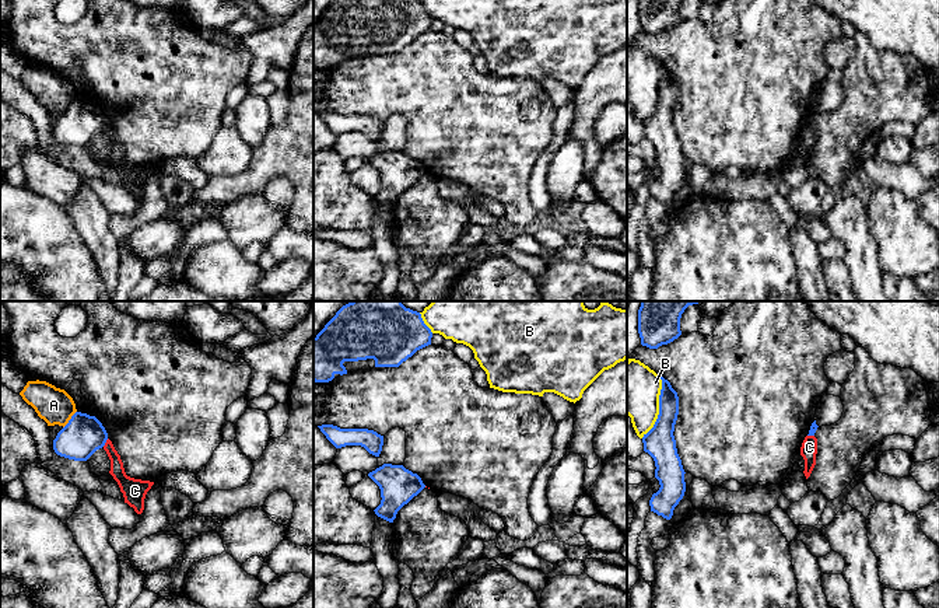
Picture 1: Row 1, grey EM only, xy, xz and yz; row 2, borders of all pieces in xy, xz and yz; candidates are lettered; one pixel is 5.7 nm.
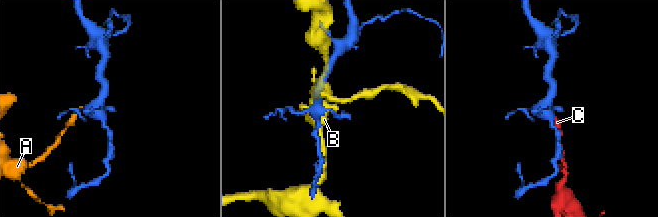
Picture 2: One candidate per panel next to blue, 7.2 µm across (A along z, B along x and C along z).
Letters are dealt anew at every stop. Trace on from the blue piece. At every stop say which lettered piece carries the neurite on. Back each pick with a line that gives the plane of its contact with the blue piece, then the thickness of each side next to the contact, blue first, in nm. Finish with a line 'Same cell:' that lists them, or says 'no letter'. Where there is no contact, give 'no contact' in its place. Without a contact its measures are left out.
Same cell: no letter

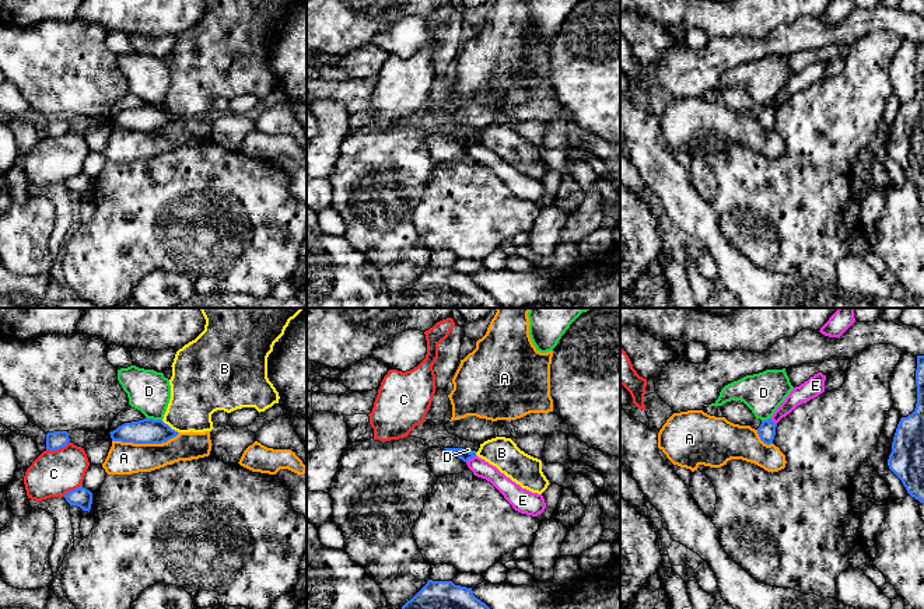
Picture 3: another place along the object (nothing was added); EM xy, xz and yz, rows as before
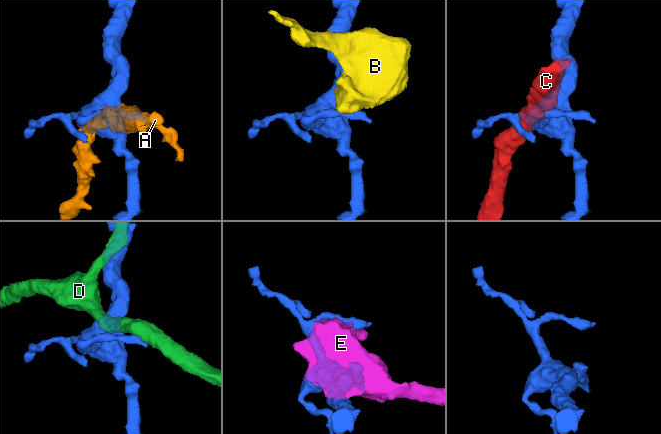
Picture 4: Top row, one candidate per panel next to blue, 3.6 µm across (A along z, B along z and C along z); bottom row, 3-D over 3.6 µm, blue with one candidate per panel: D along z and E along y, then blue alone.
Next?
Same cell: no letter

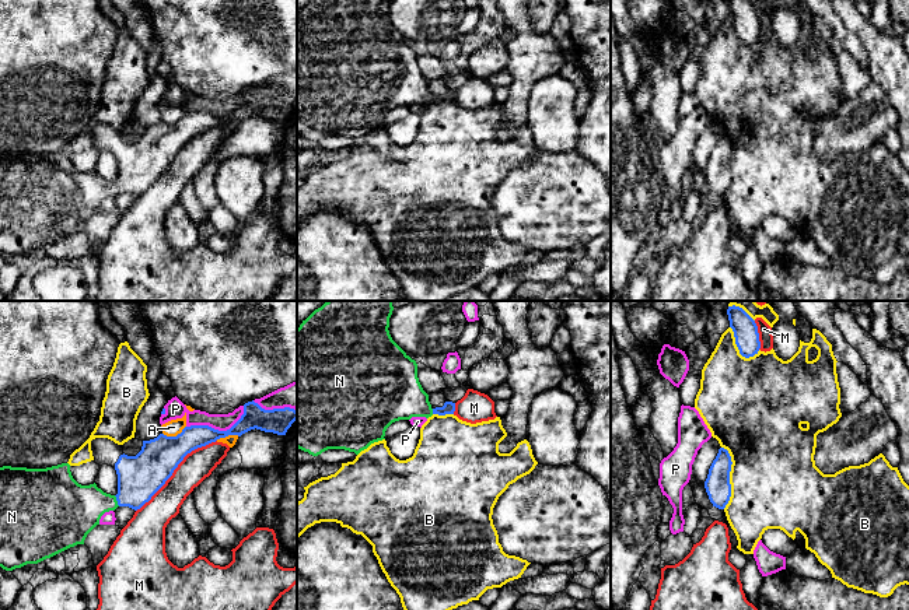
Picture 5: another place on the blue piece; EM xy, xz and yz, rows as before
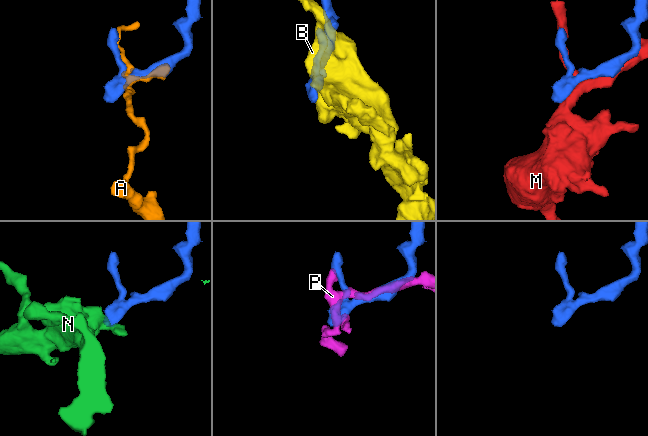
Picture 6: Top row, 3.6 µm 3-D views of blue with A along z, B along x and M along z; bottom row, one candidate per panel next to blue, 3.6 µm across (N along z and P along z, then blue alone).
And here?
N: contact in xy; calibres 260 and 300 nm
Same cell: N

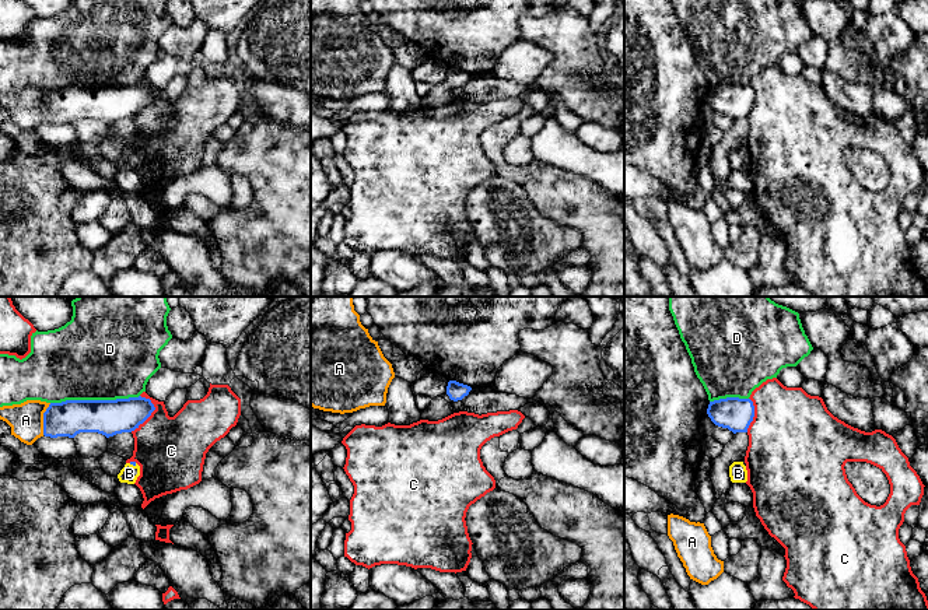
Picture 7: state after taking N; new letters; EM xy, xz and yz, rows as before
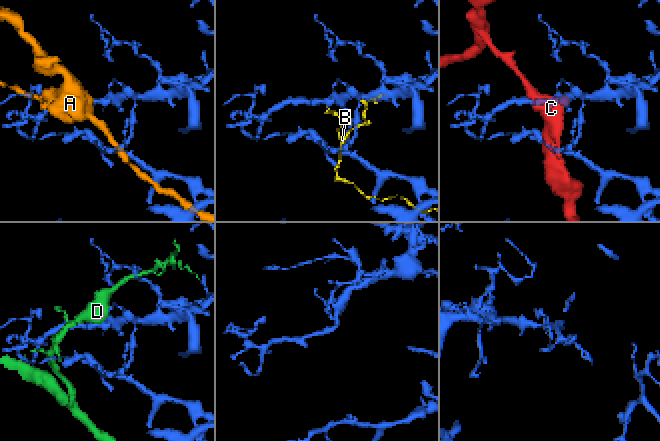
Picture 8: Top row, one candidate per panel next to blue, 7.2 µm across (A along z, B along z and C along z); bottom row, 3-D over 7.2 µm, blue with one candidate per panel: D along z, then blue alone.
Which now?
B: contact in xy; calibres 20 and 100 nm
Same cell: B

